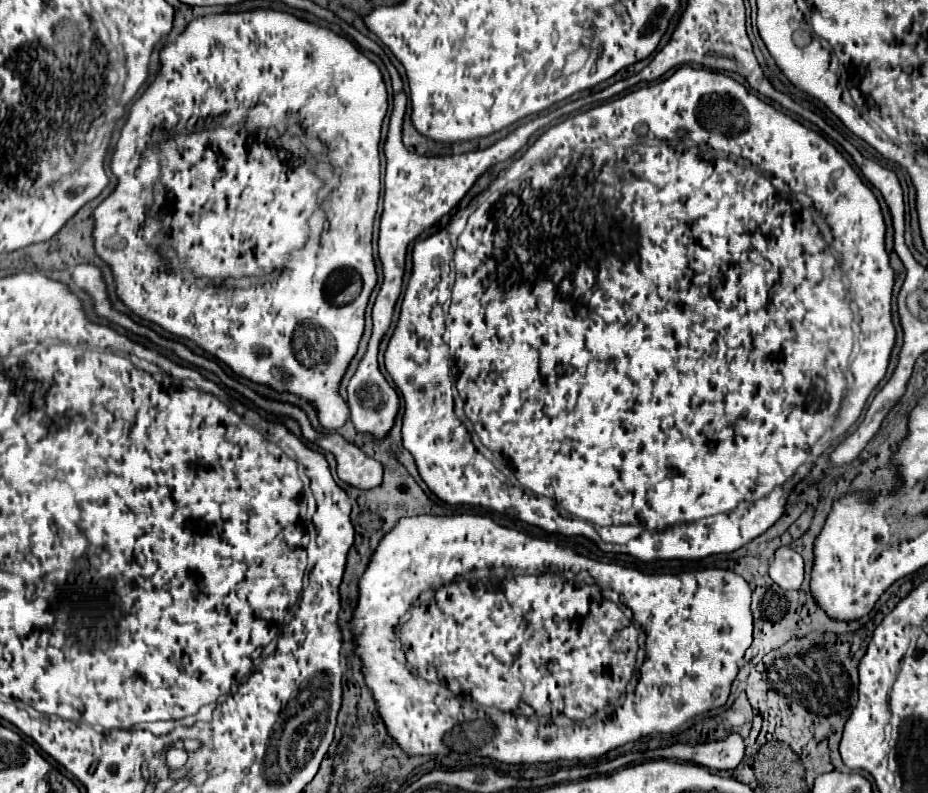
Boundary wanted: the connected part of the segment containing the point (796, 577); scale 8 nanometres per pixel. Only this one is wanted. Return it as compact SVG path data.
M789 546L777 548L769 562L769 576L783 590L797 590L803 582L803 558Z

